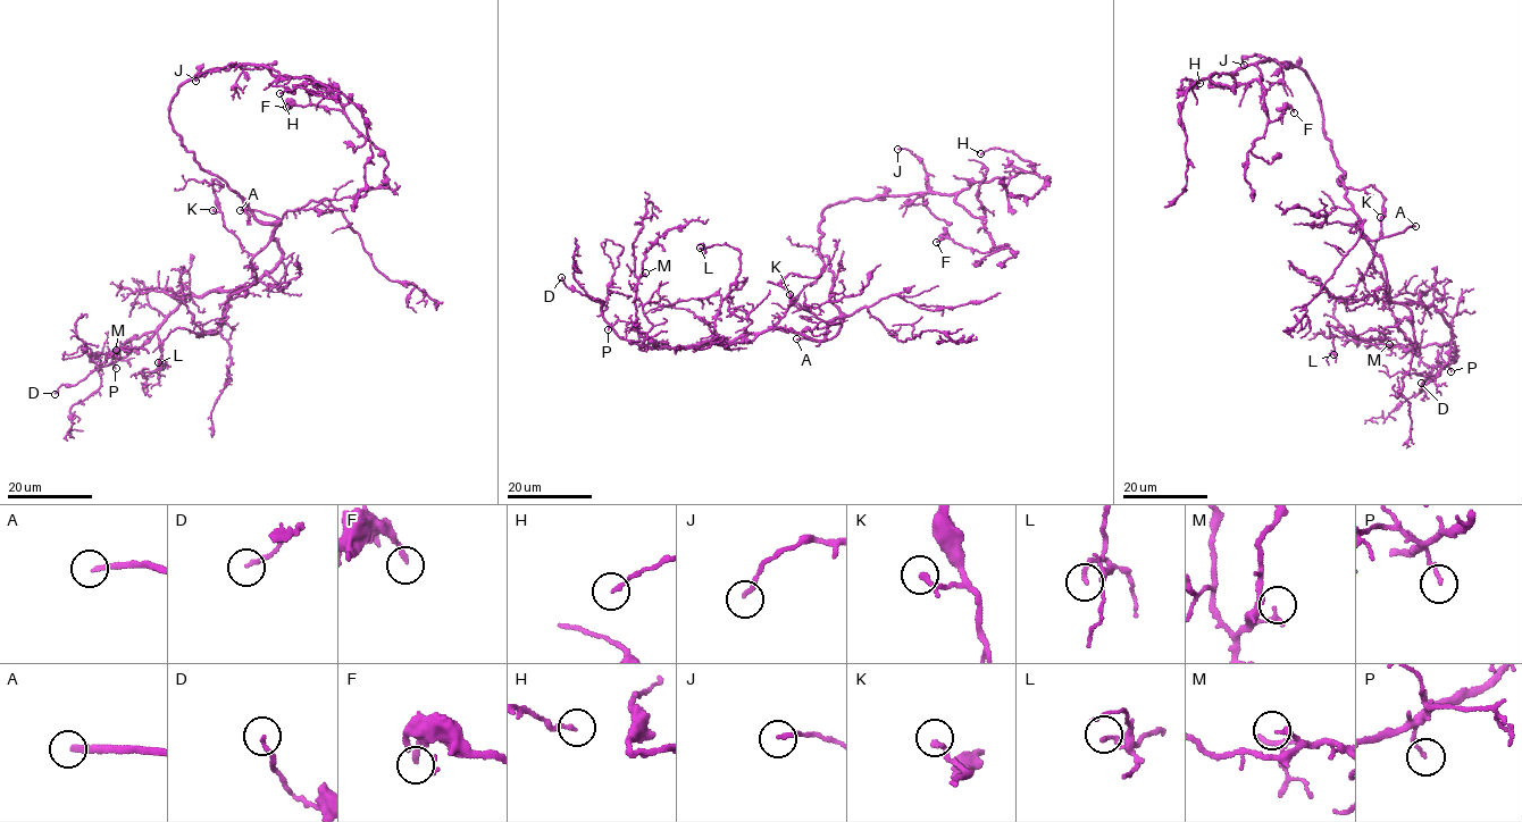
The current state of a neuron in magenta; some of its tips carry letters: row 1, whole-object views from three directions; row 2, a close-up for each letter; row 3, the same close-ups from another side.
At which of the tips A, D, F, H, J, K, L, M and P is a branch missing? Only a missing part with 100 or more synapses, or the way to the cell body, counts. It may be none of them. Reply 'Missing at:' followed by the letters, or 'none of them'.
Missing at: A

